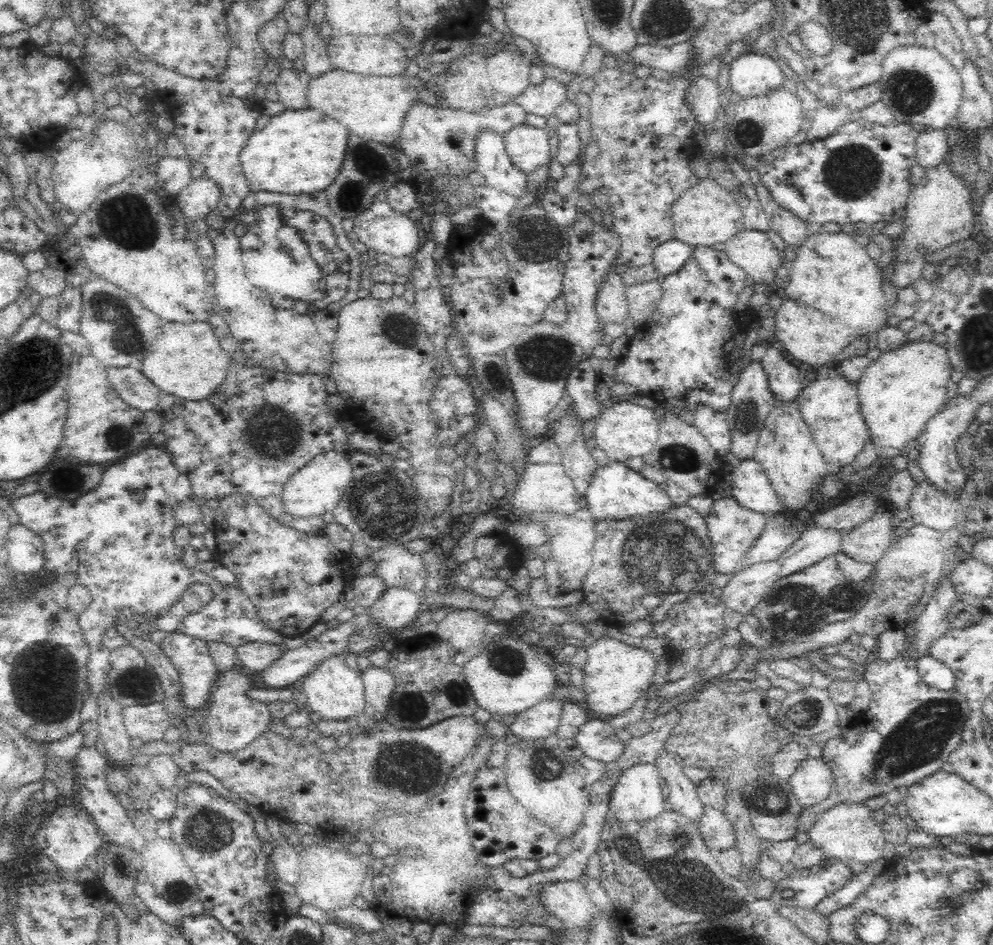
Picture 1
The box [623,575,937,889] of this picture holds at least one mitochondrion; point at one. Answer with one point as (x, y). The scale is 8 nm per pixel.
(804, 603)

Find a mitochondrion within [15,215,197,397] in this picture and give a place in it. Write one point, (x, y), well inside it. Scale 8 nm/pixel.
(107, 306)

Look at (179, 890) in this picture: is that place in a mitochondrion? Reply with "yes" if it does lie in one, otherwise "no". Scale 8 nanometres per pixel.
yes

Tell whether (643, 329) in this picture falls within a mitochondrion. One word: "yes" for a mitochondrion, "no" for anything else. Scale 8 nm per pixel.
no

